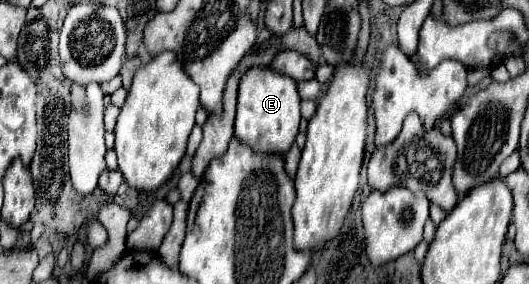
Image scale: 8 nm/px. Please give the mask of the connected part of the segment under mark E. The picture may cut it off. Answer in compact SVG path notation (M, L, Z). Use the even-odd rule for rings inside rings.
M270 67L250 69L238 89L238 109L234 123L234 137L258 153L286 155L296 141L300 129L300 95L296 81L272 71Z

